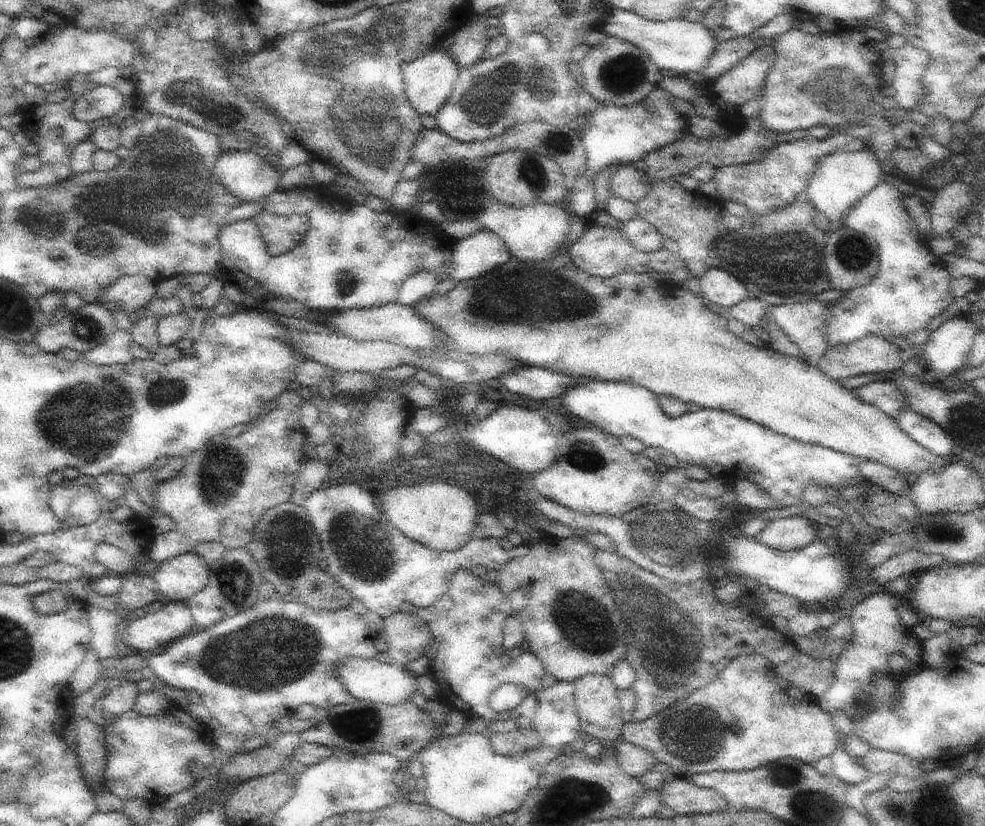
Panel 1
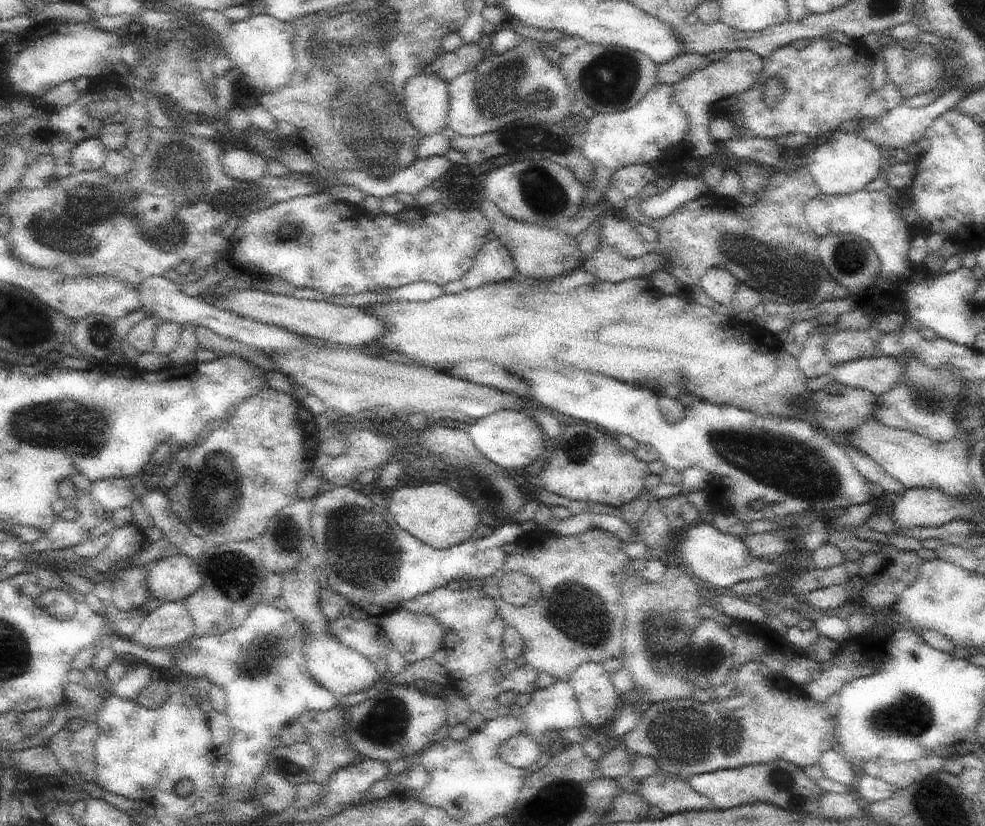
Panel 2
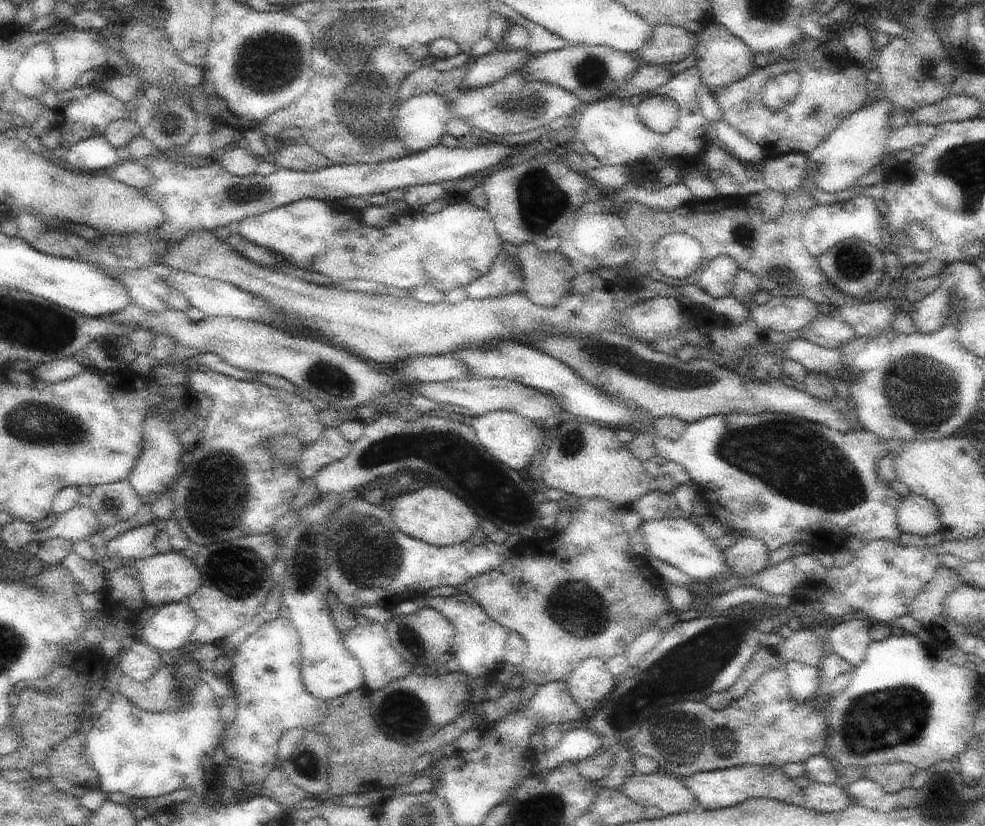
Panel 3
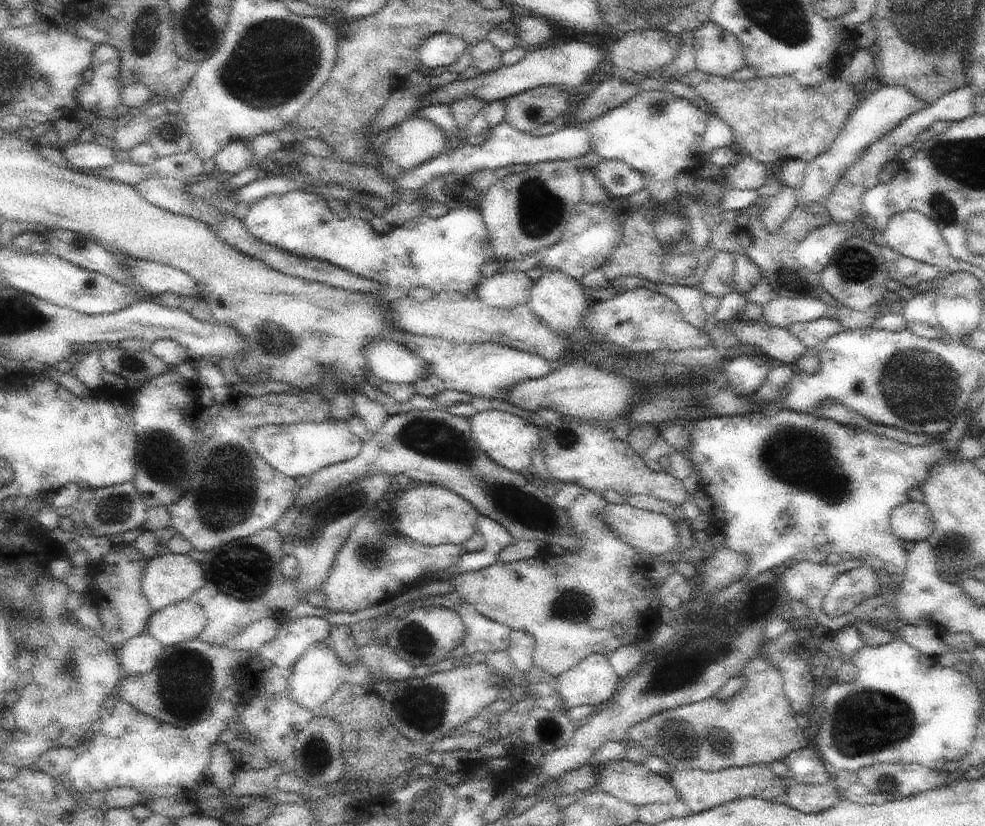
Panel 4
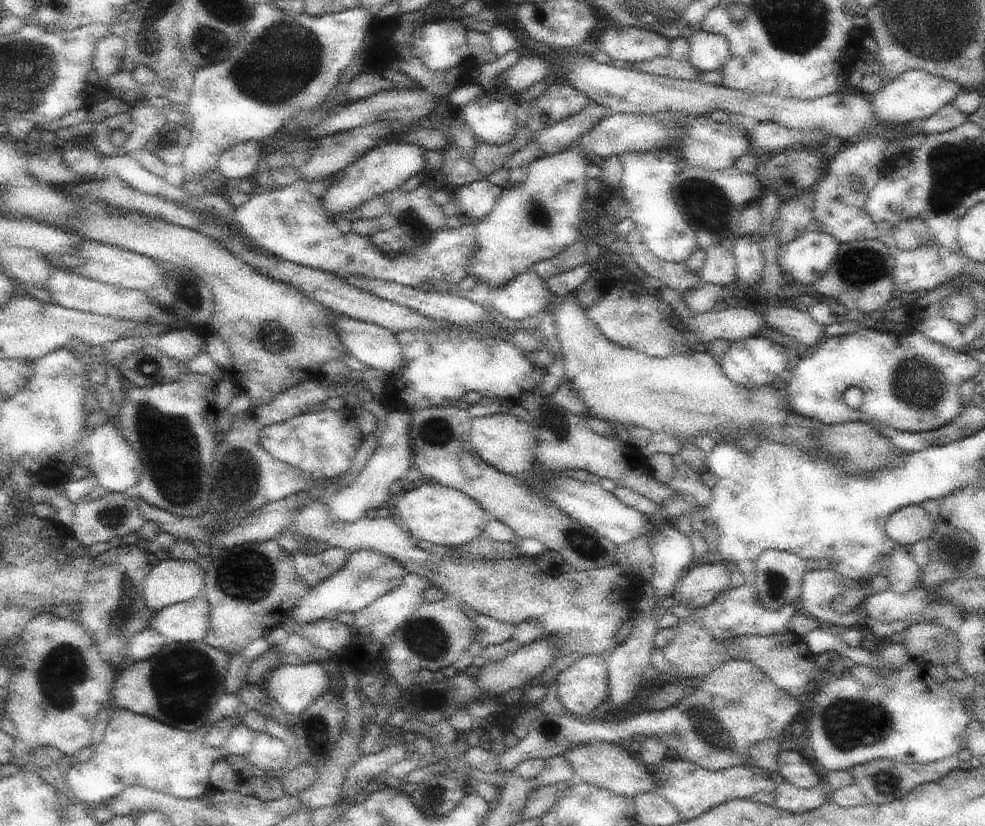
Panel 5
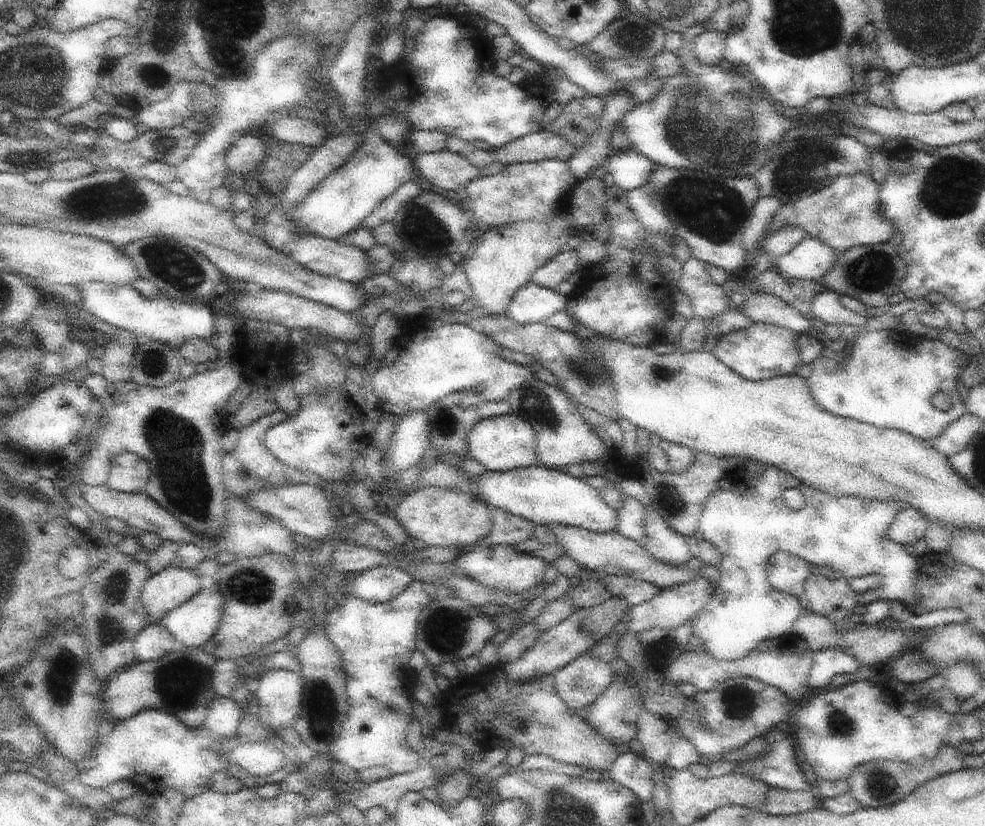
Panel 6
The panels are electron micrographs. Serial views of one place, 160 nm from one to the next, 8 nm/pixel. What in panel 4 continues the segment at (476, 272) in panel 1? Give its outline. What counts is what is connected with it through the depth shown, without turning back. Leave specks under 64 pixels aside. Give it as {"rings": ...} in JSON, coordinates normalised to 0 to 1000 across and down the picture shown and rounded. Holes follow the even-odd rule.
{"rings":[[[531,328],[505,329],[491,337],[482,352],[491,368],[519,374],[537,368],[540,345],[540,337]]]}

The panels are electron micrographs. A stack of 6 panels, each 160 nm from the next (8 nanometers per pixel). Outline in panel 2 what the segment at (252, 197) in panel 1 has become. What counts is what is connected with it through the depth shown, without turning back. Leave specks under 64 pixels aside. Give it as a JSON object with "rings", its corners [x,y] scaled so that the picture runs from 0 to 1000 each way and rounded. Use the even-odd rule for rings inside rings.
{"rings":[[[234,179],[226,186],[227,208],[243,219],[260,220],[271,208],[272,194],[260,182]]]}

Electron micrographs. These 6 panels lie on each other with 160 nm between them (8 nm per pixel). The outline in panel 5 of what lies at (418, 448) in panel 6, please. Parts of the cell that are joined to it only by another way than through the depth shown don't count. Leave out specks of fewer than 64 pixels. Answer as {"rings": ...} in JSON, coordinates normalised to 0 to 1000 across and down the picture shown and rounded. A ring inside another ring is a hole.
{"rings":[[[392,495],[392,498],[392,521],[370,569],[366,569],[366,573],[357,585],[353,588],[346,588],[347,593],[343,593],[333,604],[334,616],[342,631],[361,632],[370,623],[378,622],[380,617],[388,613],[395,613],[396,587],[402,581],[410,582],[416,567],[421,564],[421,554],[419,553],[421,545],[416,523],[419,500],[409,495]]]}

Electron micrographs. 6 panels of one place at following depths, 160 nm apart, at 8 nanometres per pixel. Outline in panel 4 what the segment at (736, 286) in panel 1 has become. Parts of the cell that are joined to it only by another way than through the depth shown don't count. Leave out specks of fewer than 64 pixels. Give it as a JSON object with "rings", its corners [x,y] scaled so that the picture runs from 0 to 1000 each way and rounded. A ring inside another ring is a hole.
{"rings":[[[739,304],[726,308],[711,341],[715,354],[730,362],[746,351],[746,310]]]}

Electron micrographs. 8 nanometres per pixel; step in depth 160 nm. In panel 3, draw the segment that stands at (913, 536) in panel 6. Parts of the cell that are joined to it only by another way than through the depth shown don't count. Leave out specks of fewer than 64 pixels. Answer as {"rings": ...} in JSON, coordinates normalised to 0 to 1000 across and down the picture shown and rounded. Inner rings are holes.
{"rings":[[[922,598],[911,619],[913,642],[934,650],[946,649],[955,643],[956,622],[954,615],[936,598]]]}

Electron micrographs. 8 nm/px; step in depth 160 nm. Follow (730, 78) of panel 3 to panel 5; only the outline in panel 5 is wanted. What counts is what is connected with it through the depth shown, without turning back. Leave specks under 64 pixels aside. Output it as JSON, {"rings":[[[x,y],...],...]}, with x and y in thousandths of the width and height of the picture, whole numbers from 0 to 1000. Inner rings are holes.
{"rings":[[[709,35],[697,47],[702,58],[701,76],[711,88],[732,86],[735,82],[742,64],[738,46],[729,40]]]}

